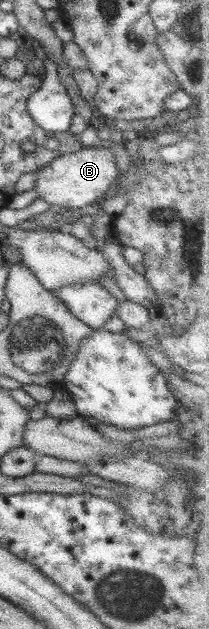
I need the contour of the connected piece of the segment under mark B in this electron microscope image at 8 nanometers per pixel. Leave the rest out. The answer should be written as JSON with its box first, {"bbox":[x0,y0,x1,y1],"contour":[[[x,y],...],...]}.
{"bbox":[33,148,120,209],"contour":[[[86,148],[78,152],[70,153],[52,159],[46,166],[39,168],[33,189],[36,198],[40,198],[50,204],[70,209],[84,208],[104,199],[107,188],[114,184],[120,174],[114,163],[114,155],[111,150]]]}

